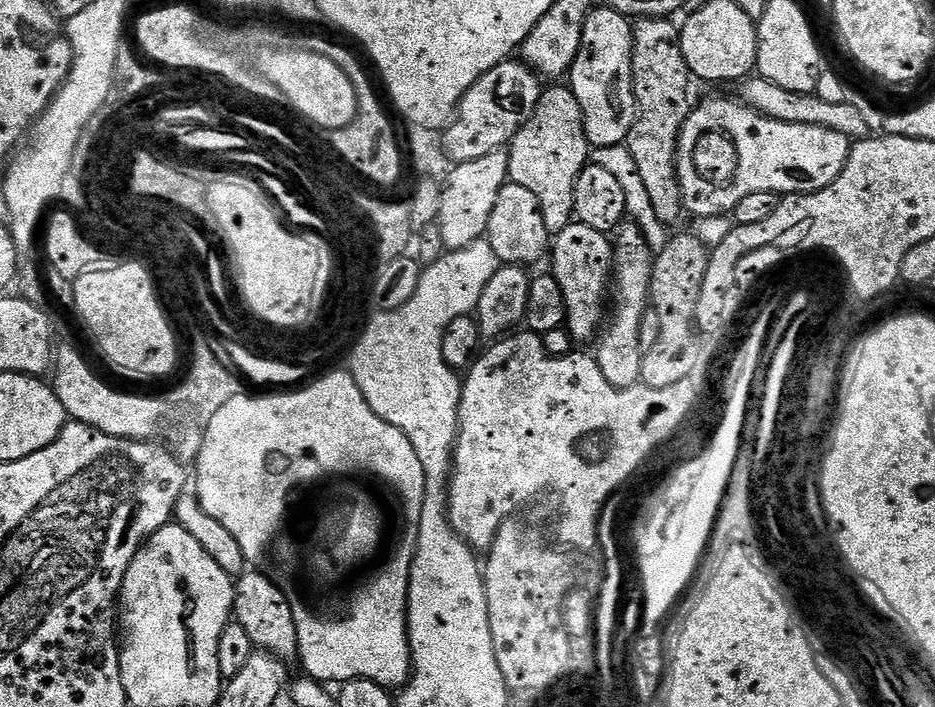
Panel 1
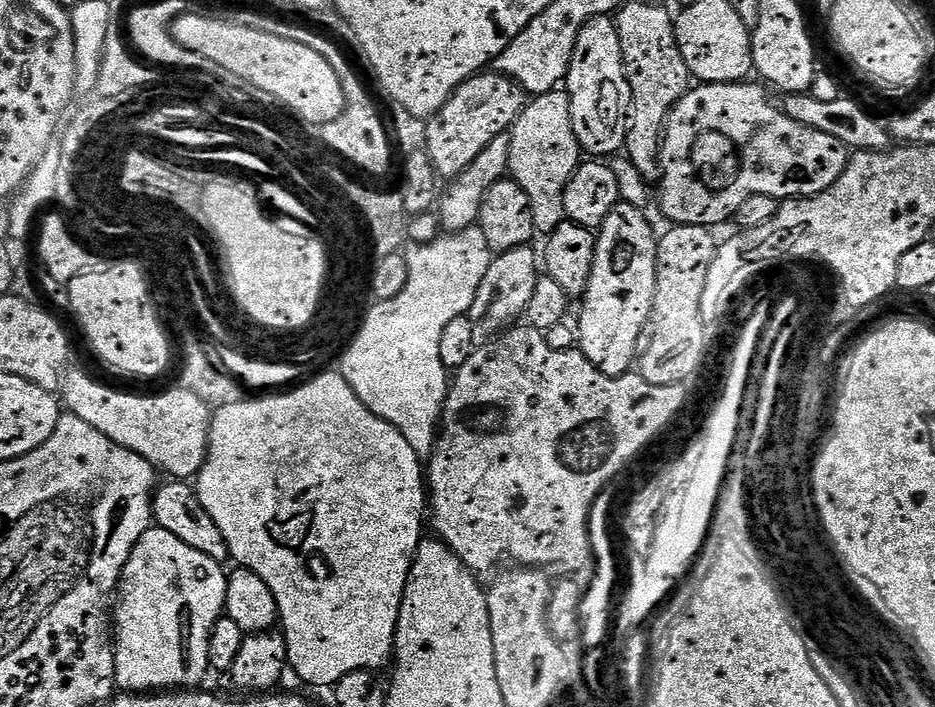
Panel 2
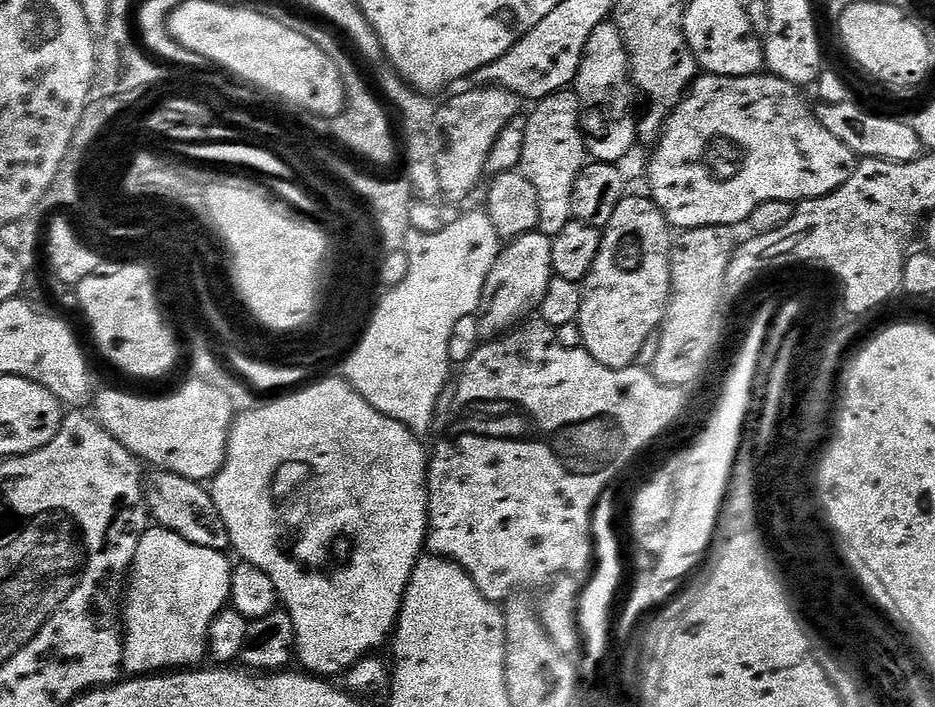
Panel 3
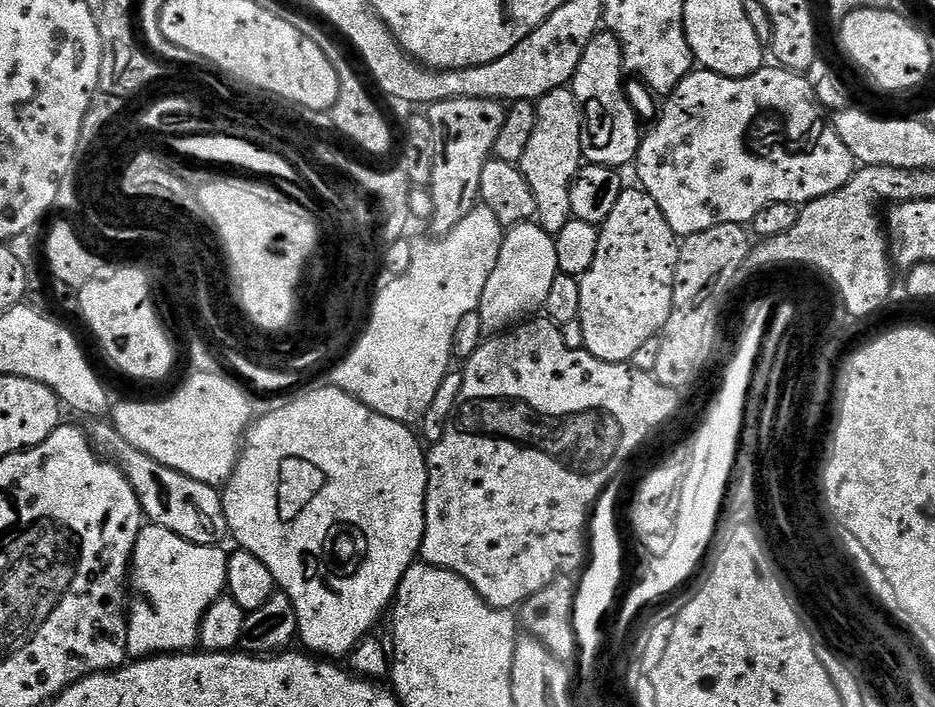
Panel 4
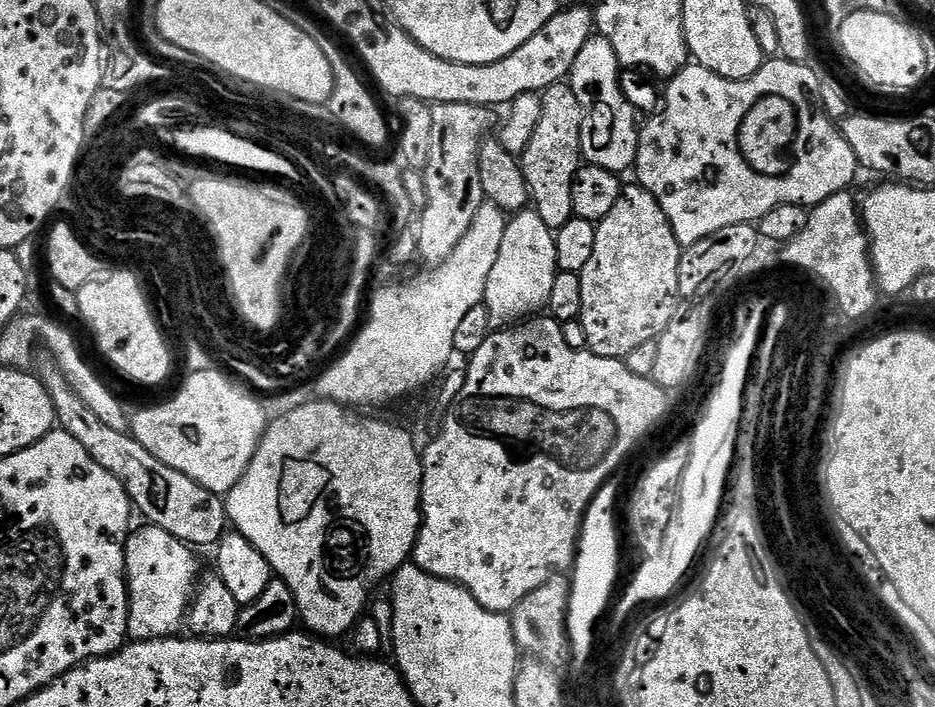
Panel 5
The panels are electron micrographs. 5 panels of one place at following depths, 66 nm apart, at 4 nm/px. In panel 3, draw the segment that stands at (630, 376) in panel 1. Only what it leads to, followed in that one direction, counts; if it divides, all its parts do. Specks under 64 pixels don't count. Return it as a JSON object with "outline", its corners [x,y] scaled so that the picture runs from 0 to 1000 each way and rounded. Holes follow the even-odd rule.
{"outline":[[[668,276],[665,286],[661,286],[661,297],[657,297],[657,304],[652,307],[652,314],[644,324],[642,335],[642,352],[637,361],[637,369],[633,372],[633,379],[629,383],[629,389],[622,397],[622,438],[620,440],[620,451],[618,460],[622,472],[622,489],[630,498],[636,509],[644,518],[652,518],[653,521],[675,521],[680,515],[682,501],[687,495],[691,478],[695,472],[704,468],[707,458],[710,457],[710,446],[714,437],[714,423],[719,420],[719,395],[717,393],[717,365],[719,364],[719,348],[721,344],[720,330],[717,327],[714,311],[708,303],[708,297],[692,276],[676,277]]]}

